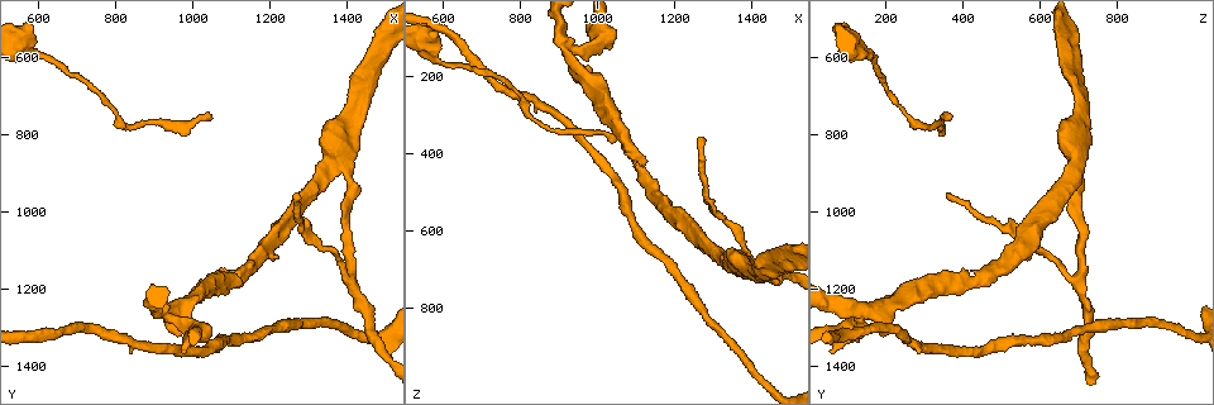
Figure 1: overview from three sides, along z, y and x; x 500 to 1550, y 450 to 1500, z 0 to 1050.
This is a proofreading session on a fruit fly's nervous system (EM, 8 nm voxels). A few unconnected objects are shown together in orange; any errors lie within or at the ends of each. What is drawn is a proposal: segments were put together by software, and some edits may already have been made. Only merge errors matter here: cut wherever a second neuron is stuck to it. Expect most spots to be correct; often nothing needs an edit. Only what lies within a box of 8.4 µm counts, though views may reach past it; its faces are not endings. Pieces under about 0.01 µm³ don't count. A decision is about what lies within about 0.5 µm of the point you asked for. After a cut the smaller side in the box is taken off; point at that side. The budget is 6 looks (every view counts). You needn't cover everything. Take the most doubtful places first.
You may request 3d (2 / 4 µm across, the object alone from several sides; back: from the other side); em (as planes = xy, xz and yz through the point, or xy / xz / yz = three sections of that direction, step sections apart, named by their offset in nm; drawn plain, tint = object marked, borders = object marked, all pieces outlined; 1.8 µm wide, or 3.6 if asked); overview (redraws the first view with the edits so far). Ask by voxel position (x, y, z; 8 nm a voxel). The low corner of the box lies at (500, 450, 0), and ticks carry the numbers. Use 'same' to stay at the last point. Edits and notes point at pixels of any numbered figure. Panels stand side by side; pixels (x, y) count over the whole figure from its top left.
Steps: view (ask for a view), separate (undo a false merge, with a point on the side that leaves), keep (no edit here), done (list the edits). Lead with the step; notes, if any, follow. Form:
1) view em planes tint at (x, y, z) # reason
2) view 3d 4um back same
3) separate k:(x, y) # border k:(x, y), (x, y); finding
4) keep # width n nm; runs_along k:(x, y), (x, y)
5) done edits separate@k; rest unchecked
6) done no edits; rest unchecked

view em planes borders at (580, 585, 145) # sudden change in width

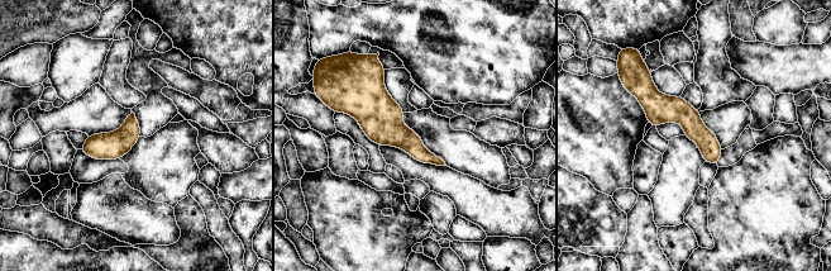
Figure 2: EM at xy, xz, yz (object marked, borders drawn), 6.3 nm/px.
keep # runs_along 2:(640, 91), (674, 109), (714, 161); one neuron here

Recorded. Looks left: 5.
view em planes tint at (1400, 1170, 690) # two arms in line, one across

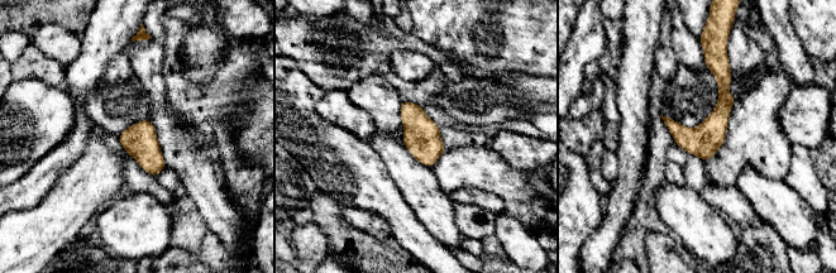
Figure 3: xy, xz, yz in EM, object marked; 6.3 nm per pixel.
keep # runs_along 3:(713, 58), (724, 109), (705, 157); all the same neuron

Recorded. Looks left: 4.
view 3d 4um at (1380, 840, 695) # calibre changes

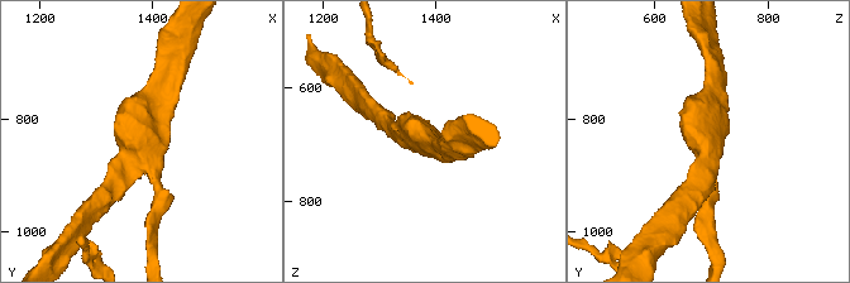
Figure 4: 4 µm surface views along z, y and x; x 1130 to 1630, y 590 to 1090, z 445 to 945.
view em planes tint at (1370, 835, 685) # now the EM

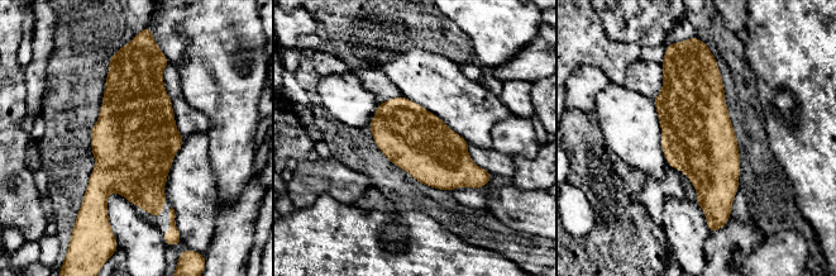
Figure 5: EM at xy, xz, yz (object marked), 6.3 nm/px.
keep # all the same neuron

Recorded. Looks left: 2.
done no edits; rest unchecked

